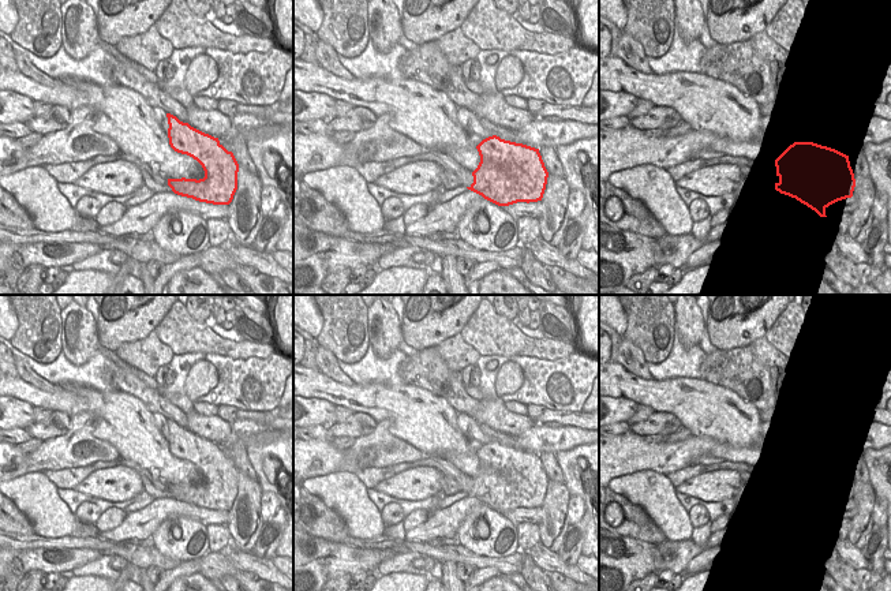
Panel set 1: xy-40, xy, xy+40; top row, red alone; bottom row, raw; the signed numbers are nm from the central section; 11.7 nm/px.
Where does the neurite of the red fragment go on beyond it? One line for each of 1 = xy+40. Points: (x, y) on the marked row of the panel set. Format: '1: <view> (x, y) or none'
1: none

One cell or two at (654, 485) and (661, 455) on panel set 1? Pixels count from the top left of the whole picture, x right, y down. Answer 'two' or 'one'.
two

